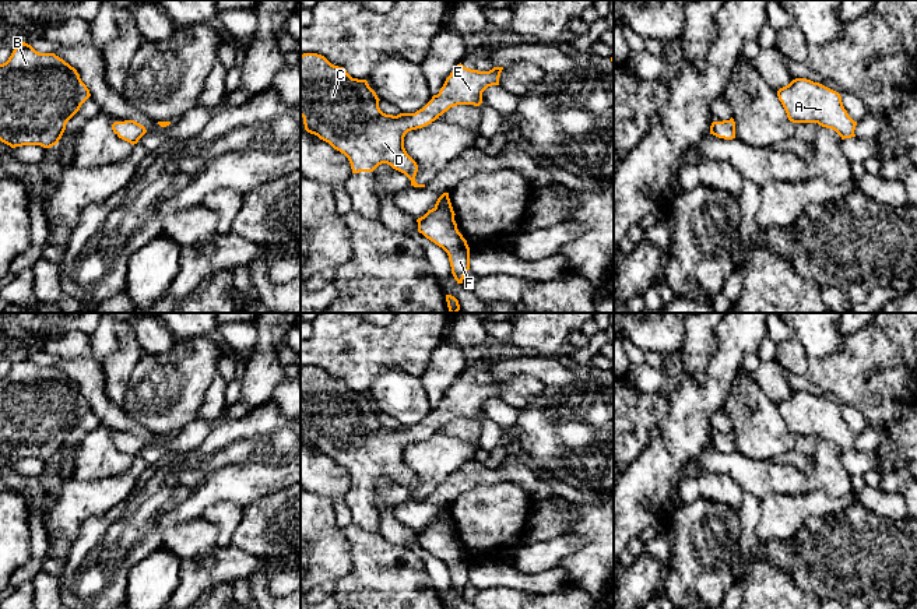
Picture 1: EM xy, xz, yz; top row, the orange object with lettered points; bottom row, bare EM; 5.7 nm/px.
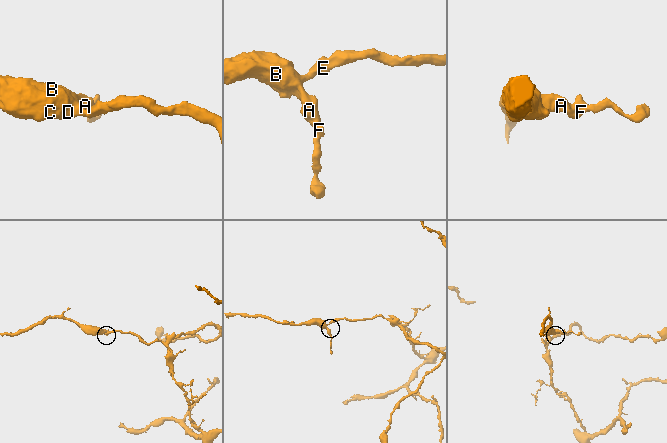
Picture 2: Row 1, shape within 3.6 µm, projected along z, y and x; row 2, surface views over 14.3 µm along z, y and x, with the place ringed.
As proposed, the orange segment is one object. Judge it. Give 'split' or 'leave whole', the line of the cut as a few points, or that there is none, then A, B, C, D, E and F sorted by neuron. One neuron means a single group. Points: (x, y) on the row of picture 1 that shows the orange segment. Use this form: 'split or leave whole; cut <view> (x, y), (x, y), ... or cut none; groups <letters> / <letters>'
leave whole; cut none; groups A B C D E F

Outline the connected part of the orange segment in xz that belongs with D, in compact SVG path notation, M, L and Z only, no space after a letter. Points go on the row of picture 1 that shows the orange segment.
M303 53L301 54L301 116L308 133L317 135L348 158L352 173L373 172L379 165L387 163L404 173L411 180L411 186L425 187L415 182L418 165L404 148L405 134L431 124L453 106L479 106L482 92L488 87L499 85L502 70L503 67L493 67L489 71L478 71L460 63L446 78L439 94L433 95L422 109L393 116L380 110L380 99L366 80L352 78L344 67L331 64L322 54Z

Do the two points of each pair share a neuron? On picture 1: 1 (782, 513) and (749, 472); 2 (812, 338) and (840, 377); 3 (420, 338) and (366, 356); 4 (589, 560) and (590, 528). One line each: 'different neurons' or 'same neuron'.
1: different neurons
2: different neurons
3: same neuron
4: same neuron

